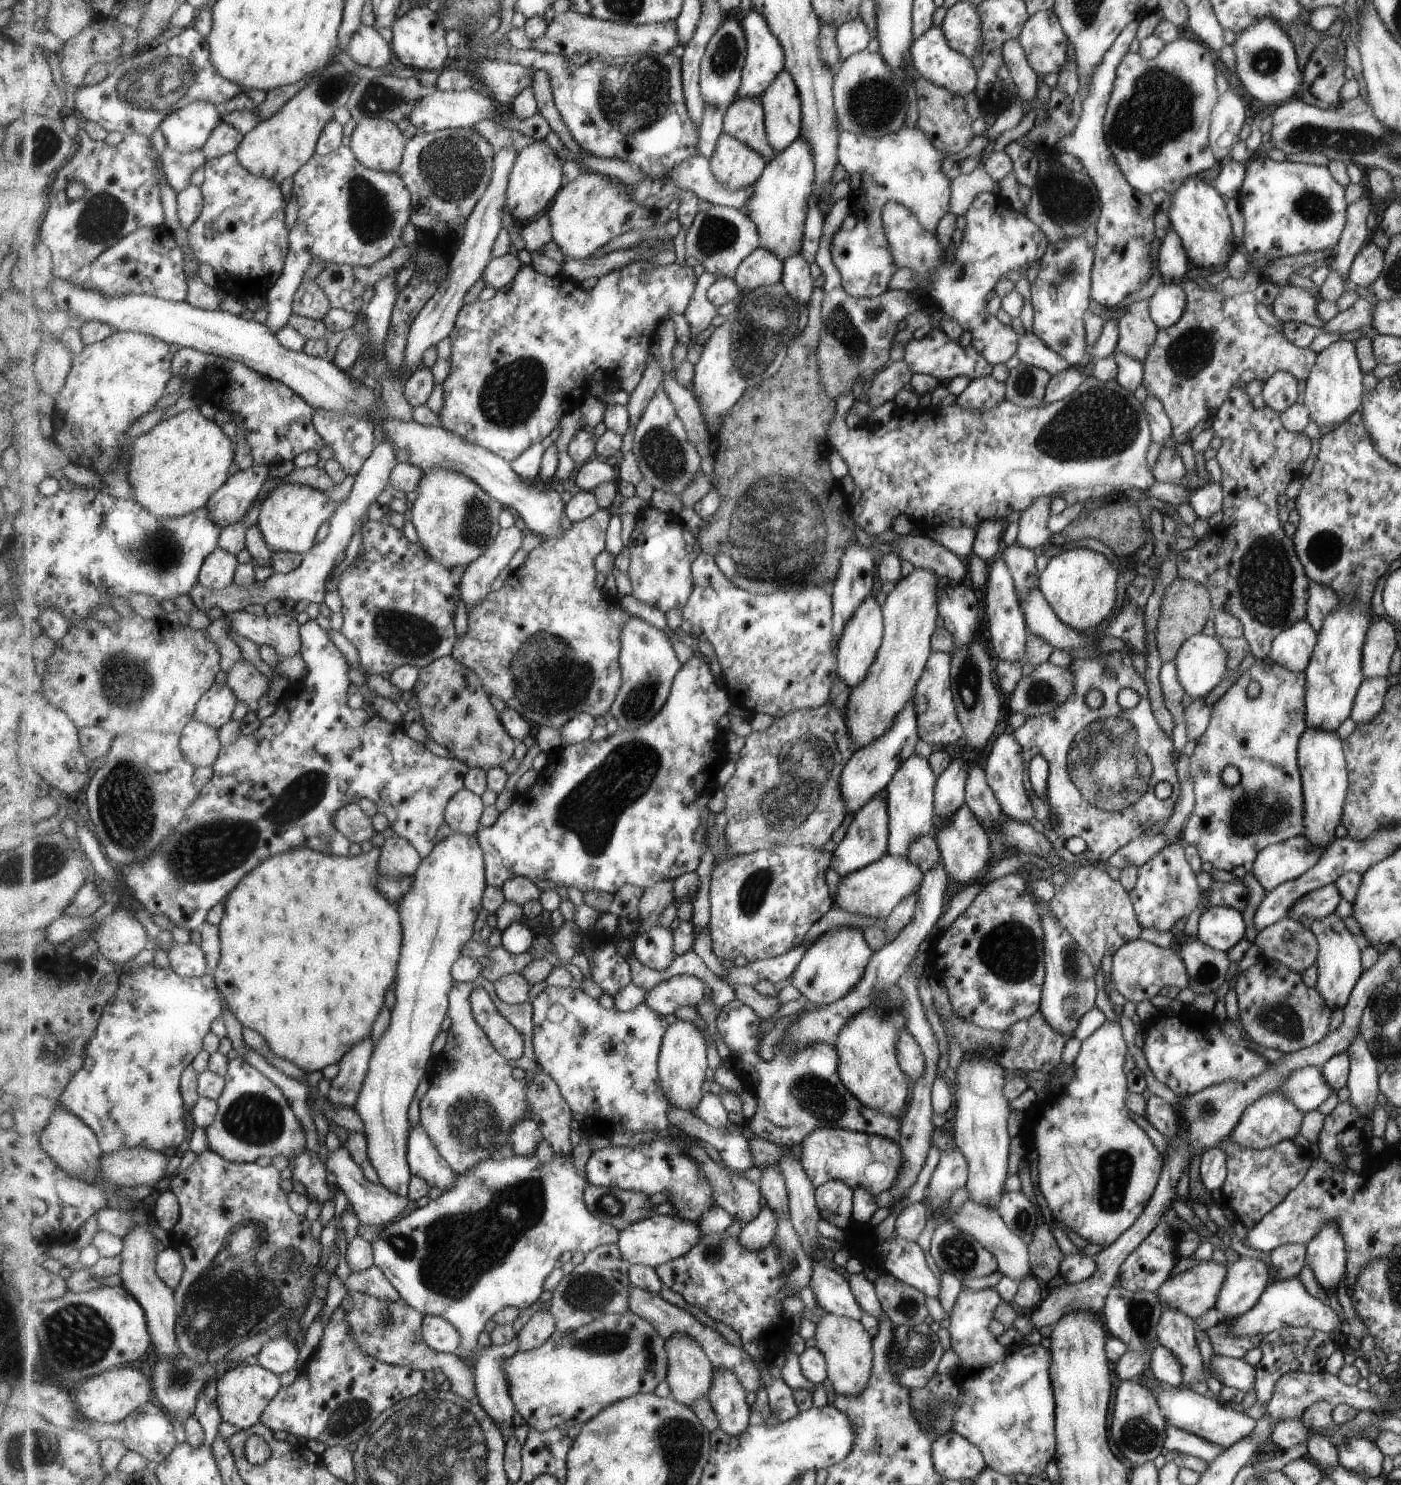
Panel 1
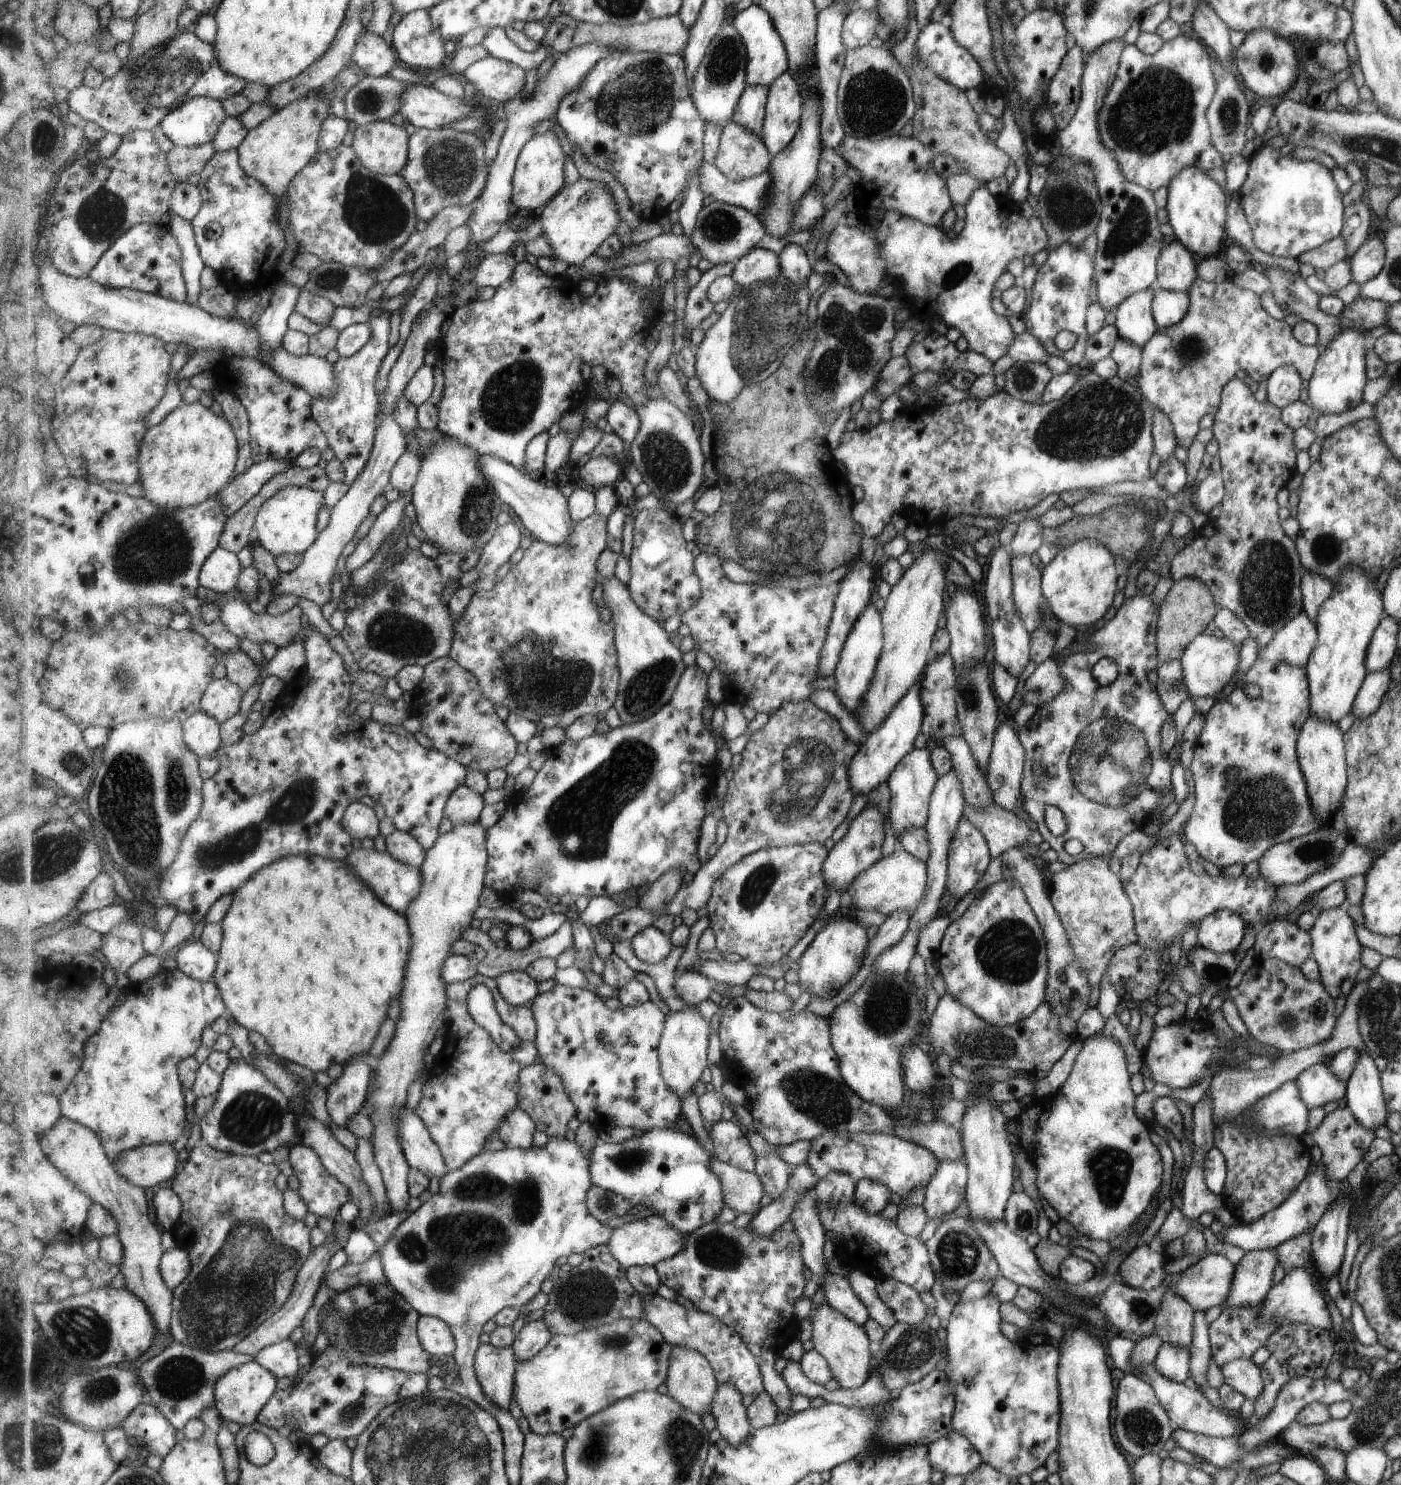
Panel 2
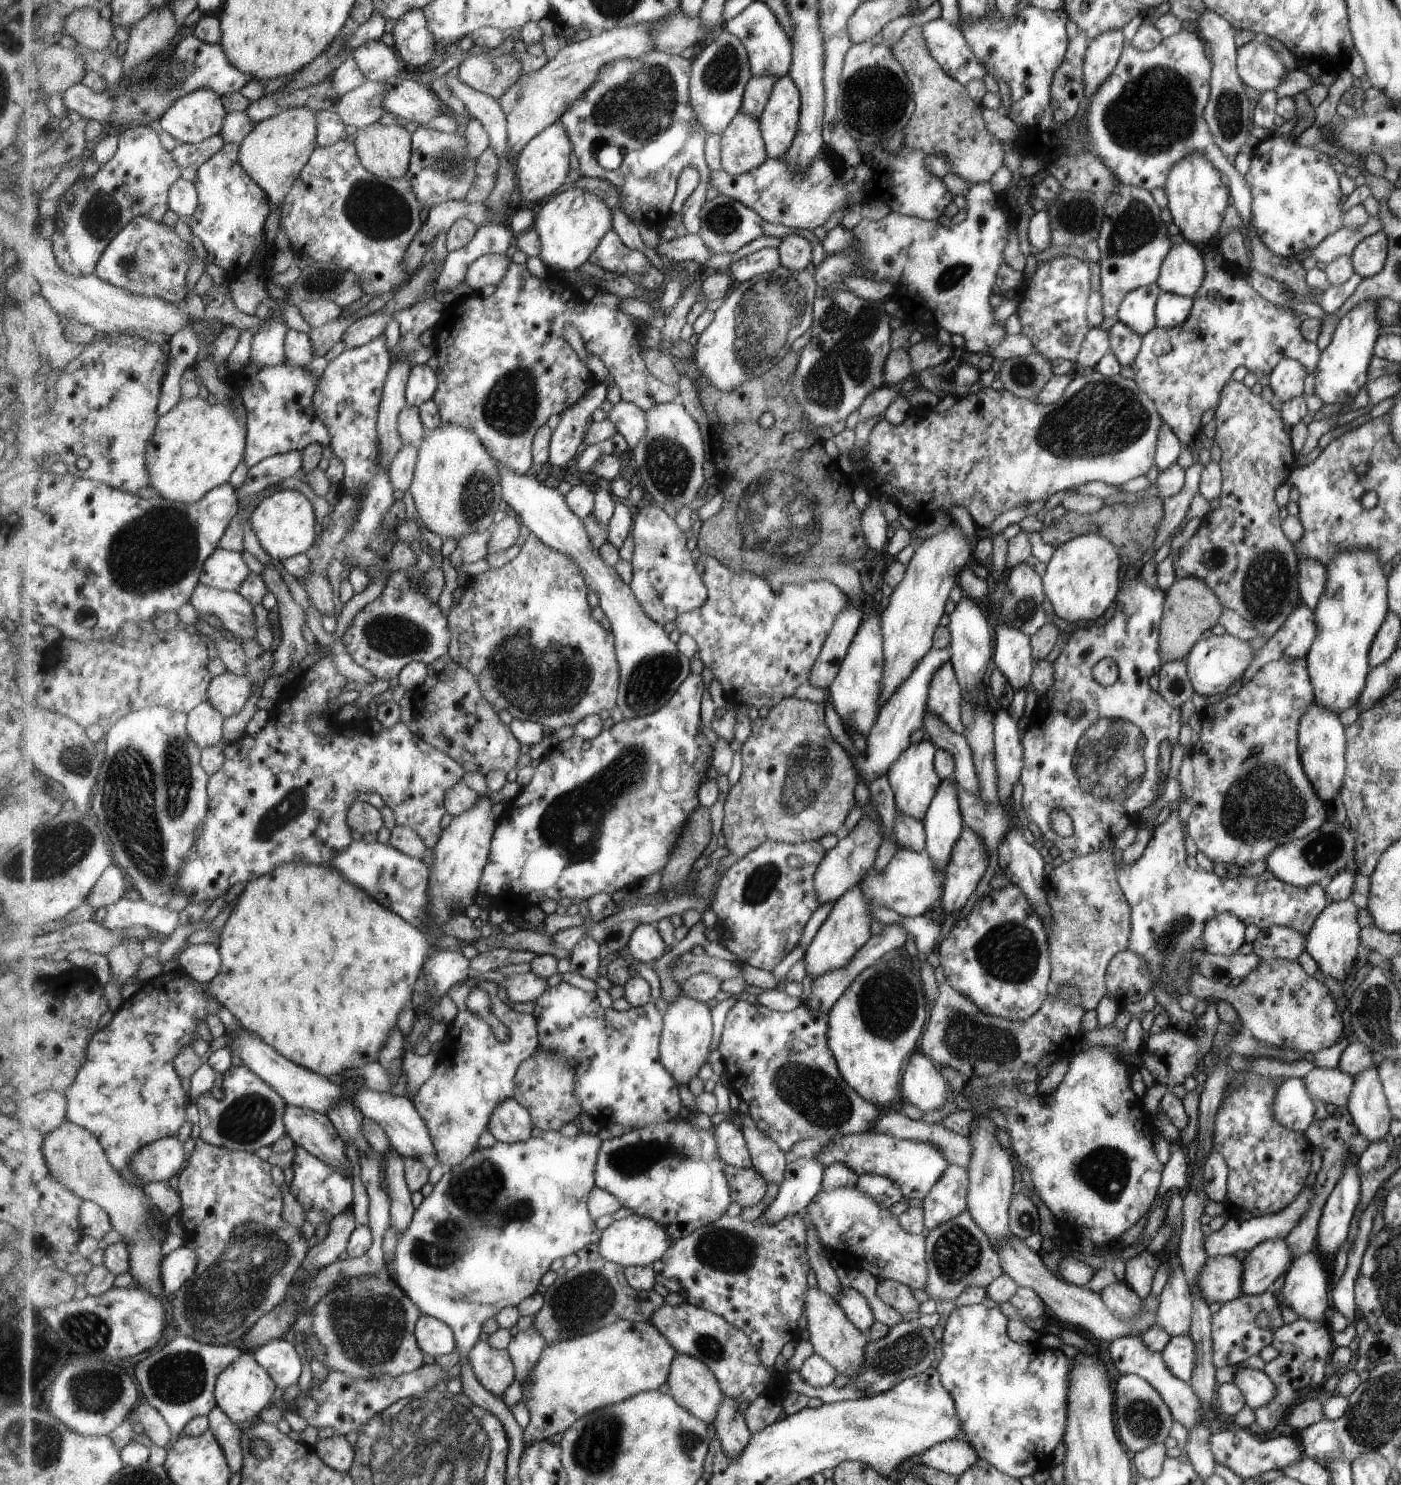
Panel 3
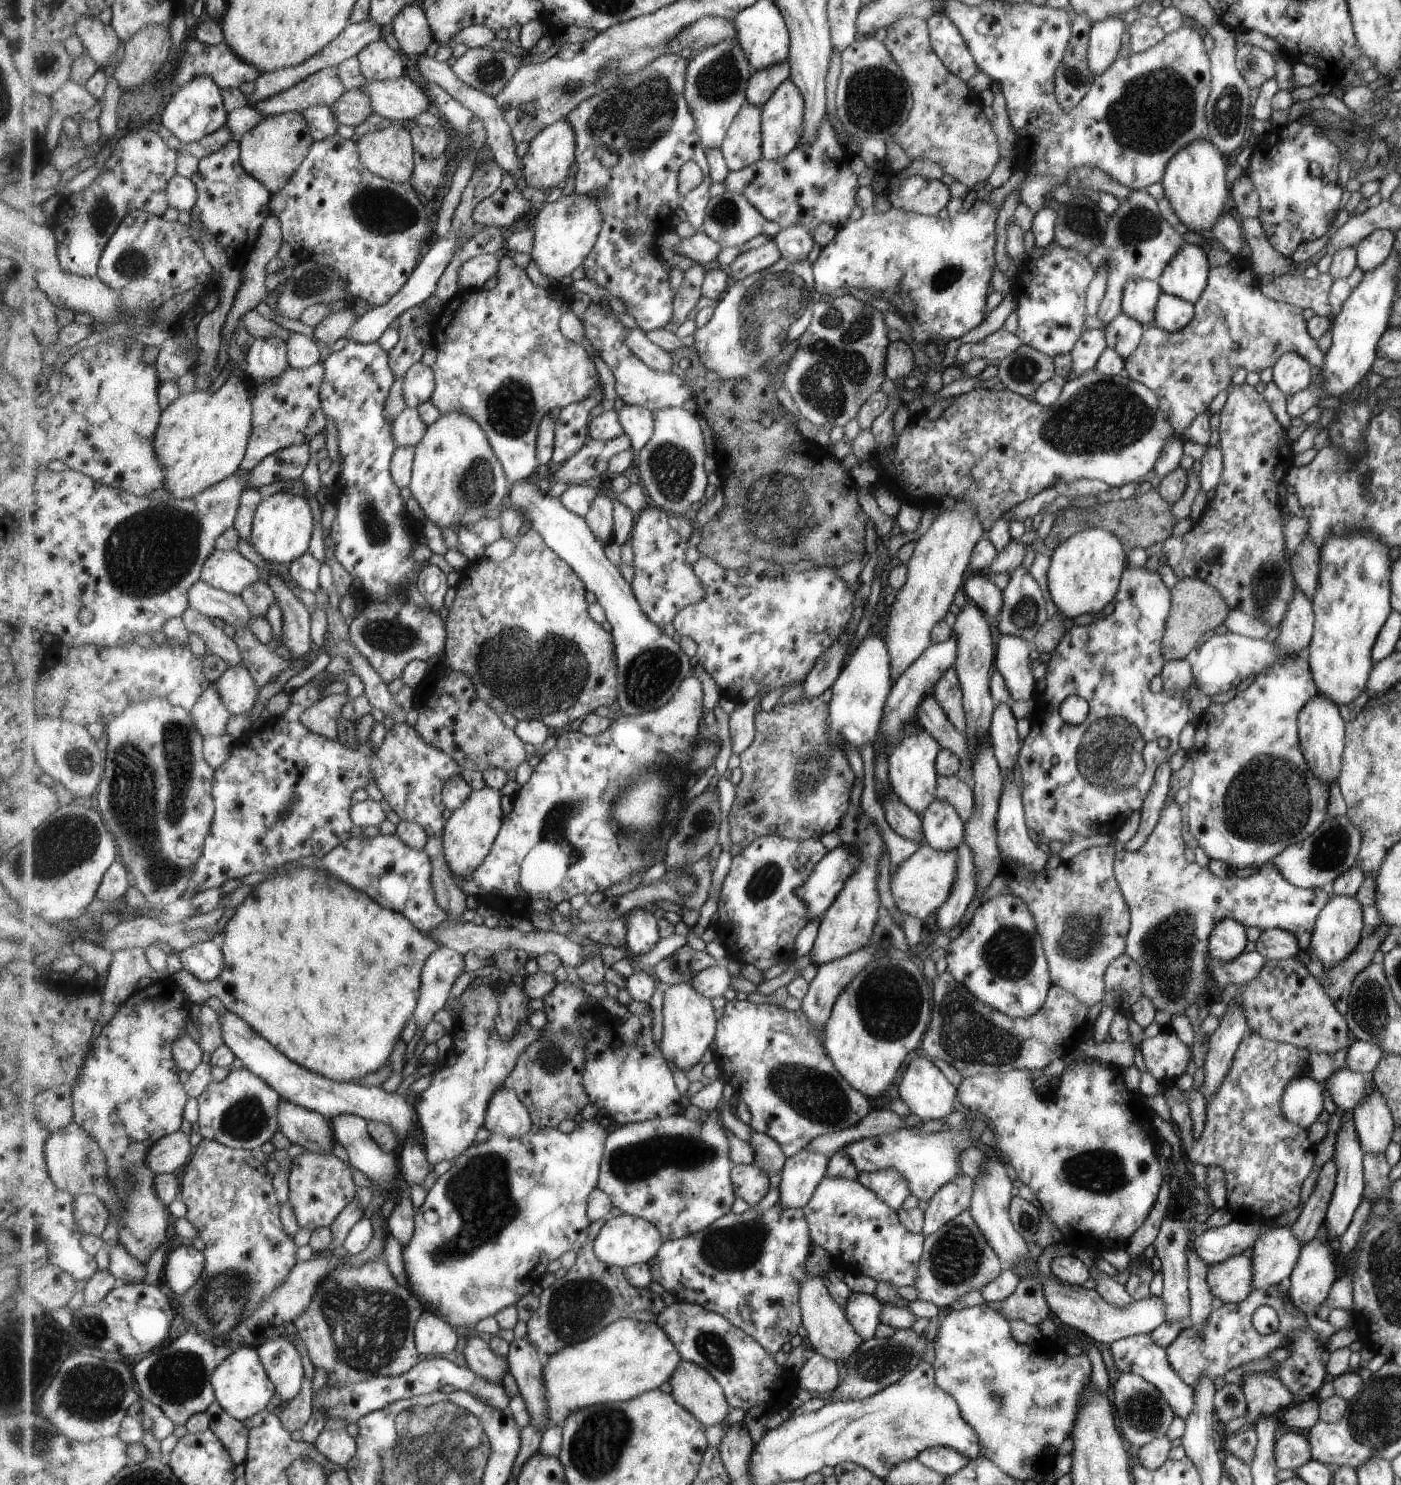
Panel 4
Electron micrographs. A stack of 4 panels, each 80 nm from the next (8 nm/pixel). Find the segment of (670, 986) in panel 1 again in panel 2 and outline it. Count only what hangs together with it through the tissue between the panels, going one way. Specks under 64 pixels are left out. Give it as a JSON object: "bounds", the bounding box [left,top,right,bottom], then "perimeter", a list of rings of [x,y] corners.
{"bounds":[675,971,715,1007],"perimeter":[[[687,971],[680,974],[675,981],[675,992],[691,1007],[696,1007],[709,1000],[711,992],[715,990],[715,979],[710,979],[701,973]]]}

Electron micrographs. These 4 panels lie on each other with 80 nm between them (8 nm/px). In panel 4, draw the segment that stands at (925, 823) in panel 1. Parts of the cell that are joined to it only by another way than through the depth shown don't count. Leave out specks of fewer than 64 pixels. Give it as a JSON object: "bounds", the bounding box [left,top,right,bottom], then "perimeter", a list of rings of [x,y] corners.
{"bounds":[888,726,940,816],"perimeter":[[[918,726],[918,732],[910,736],[903,736],[898,743],[894,744],[888,754],[888,781],[892,786],[892,792],[917,816],[925,812],[929,808],[930,802],[934,800],[934,792],[938,786],[938,773],[935,770],[934,762],[940,748],[937,740]]]}

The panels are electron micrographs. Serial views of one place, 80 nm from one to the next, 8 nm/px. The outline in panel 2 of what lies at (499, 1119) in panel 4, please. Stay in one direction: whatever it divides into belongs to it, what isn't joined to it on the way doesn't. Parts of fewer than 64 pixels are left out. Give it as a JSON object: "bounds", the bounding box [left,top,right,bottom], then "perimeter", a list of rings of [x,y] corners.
{"bounds":[497,1106,538,1149],"perimeter":[[[521,1106],[506,1116],[497,1132],[506,1147],[530,1149],[533,1146],[533,1134],[537,1132],[538,1126],[527,1111]]]}

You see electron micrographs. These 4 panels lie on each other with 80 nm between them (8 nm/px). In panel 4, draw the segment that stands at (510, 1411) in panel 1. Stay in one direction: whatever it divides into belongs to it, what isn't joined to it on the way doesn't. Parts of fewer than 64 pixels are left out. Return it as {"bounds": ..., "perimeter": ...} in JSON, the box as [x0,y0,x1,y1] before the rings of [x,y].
{"bounds":[463,1334,510,1385],"perimeter":[[[475,1334],[466,1342],[463,1352],[467,1366],[479,1376],[489,1379],[496,1385],[503,1384],[505,1374],[510,1372],[507,1356],[498,1355],[491,1348],[490,1341],[485,1342]]]}

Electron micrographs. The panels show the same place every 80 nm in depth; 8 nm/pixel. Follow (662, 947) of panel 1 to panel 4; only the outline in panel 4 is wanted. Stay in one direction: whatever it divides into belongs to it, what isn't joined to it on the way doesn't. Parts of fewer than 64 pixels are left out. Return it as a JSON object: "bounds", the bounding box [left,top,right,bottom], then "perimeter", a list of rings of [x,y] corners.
{"bounds":[626,908,662,955],"perimeter":[[[646,908],[633,909],[627,916],[628,941],[626,944],[632,955],[646,955],[662,939],[658,925],[660,920]]]}

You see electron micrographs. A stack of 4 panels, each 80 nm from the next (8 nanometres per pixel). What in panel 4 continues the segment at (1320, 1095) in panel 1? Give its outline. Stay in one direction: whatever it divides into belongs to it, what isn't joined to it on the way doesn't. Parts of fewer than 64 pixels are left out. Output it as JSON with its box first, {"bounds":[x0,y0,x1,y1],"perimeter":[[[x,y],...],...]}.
{"bounds":[1319,1068,1375,1110],"perimeter":[[[1347,1068],[1331,1073],[1324,1082],[1319,1082],[1327,1090],[1336,1107],[1353,1110],[1363,1096],[1372,1093],[1375,1088],[1369,1074],[1356,1073]]]}

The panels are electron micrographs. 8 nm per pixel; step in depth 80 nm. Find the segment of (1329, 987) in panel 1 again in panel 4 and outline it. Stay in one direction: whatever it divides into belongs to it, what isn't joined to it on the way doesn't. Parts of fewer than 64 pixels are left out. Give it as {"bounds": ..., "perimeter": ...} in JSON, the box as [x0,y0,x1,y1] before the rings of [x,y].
{"bounds":[1307,895,1364,969],"perimeter":[[[1330,895],[1326,905],[1323,906],[1317,916],[1314,934],[1310,938],[1310,944],[1307,950],[1309,949],[1313,956],[1316,956],[1321,961],[1325,969],[1333,968],[1345,957],[1349,956],[1355,946],[1358,945],[1359,938],[1361,938],[1359,932],[1361,932],[1364,923],[1361,922],[1361,918],[1363,918],[1361,916],[1361,904],[1353,897]]]}

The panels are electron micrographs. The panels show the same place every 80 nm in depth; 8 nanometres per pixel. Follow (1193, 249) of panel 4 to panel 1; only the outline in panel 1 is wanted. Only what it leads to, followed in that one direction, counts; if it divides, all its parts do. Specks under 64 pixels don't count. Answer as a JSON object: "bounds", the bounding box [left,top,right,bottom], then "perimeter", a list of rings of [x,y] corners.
{"bounds":[1156,226,1191,284],"perimeter":[[[1170,226],[1159,239],[1158,253],[1156,267],[1161,278],[1160,284],[1173,284],[1172,282],[1181,280],[1186,270],[1191,267],[1180,236]]]}

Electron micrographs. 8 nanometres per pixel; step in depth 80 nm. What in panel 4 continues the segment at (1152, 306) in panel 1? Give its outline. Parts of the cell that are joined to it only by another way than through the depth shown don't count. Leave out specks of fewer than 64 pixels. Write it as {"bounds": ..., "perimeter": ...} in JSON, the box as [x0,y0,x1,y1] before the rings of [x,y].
{"bounds":[1152,293,1194,332],"perimeter":[[[1161,293],[1154,306],[1152,326],[1167,332],[1183,329],[1194,317],[1194,303]]]}

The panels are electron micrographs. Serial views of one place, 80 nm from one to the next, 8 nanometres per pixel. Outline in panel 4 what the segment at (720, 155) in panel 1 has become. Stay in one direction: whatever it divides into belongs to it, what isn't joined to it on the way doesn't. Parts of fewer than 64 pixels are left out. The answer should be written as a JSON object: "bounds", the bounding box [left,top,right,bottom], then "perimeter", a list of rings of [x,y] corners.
{"bounds":[720,102,764,171],"perimeter":[[[747,102],[729,127],[720,147],[731,171],[744,169],[764,158],[762,108]]]}

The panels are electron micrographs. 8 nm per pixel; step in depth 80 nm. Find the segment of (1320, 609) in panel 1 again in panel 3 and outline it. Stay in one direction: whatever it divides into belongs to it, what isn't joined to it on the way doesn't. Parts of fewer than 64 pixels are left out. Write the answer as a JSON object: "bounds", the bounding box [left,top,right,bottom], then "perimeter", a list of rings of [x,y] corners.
{"bounds":[1298,559,1326,610],"perimeter":[[[1298,559],[1298,593],[1301,604],[1315,610],[1317,601],[1324,596],[1326,567],[1313,559]]]}

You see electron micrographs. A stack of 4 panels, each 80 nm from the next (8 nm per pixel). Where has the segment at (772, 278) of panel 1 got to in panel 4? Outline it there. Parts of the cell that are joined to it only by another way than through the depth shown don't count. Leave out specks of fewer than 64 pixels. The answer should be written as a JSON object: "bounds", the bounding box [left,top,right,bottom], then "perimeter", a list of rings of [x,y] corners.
{"bounds":[728,240,782,280],"perimeter":[[[770,240],[756,249],[739,254],[728,270],[737,280],[743,280],[777,264],[781,257],[782,252],[779,250],[778,244],[774,240]]]}

